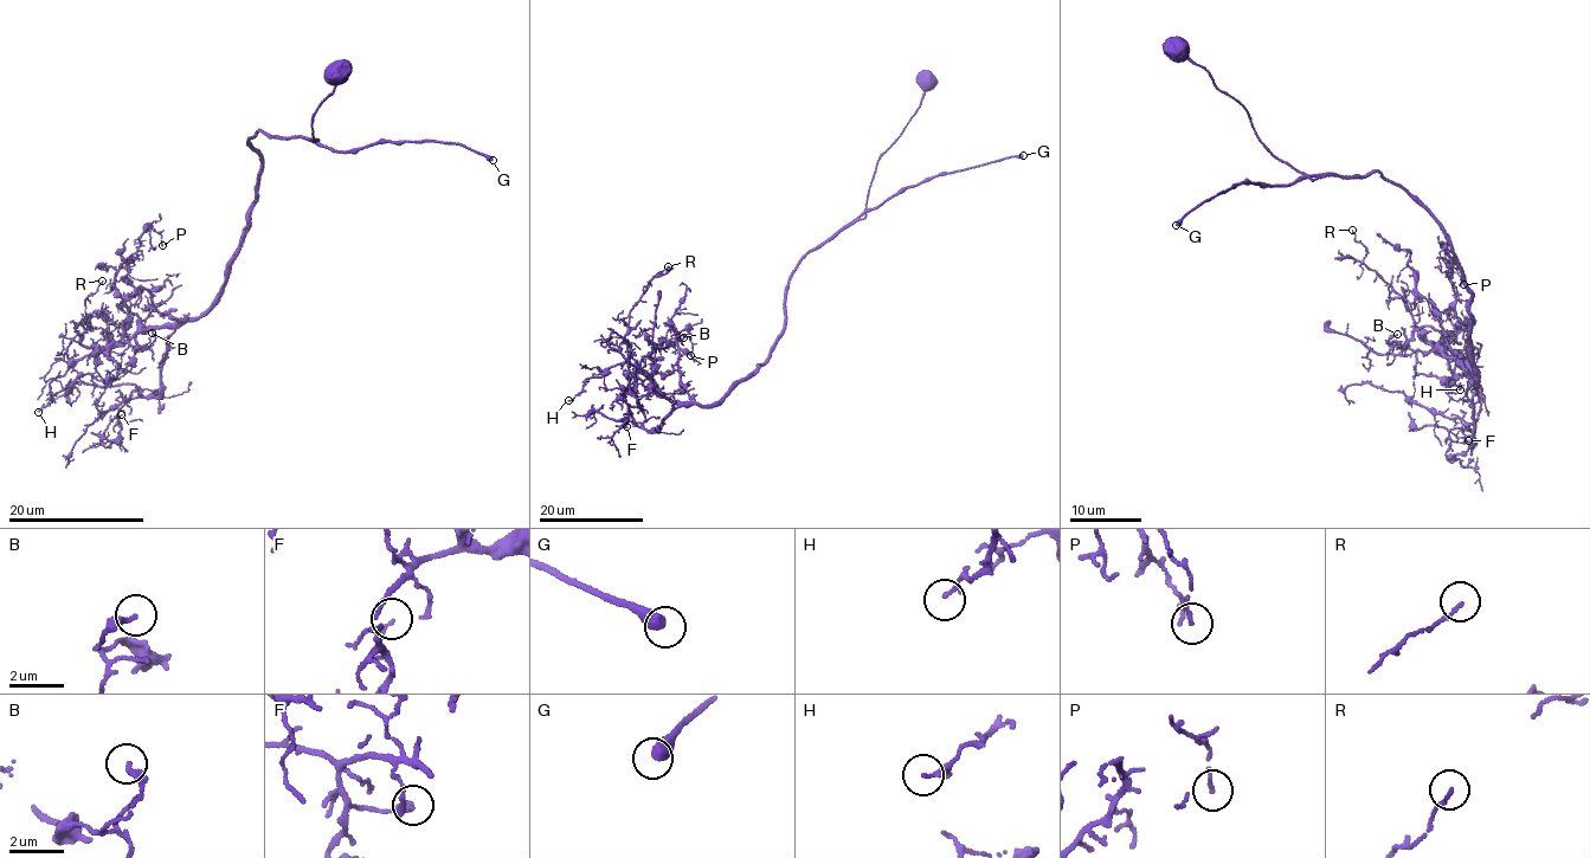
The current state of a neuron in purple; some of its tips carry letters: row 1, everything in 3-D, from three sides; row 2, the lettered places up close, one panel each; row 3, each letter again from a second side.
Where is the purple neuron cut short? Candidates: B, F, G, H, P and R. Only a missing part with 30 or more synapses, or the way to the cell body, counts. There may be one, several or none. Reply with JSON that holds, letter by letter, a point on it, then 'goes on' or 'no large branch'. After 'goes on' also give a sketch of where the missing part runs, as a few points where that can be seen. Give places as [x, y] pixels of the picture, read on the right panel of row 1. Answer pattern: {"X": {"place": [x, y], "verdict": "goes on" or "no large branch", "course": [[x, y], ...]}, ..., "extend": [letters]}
{"B": {"place": [1397, 334], "verdict": "no large branch"}, "F": {"place": [1468, 440], "verdict": "no large branch"}, "G": {"place": [1176, 225], "verdict": "goes on"}, "H": {"place": [1460, 389], "verdict": "no large branch"}, "P": {"place": [1463, 284], "verdict": "no large branch"}, "R": {"place": [1352, 230], "verdict": "no large branch"}, "extend": ["G"]}

